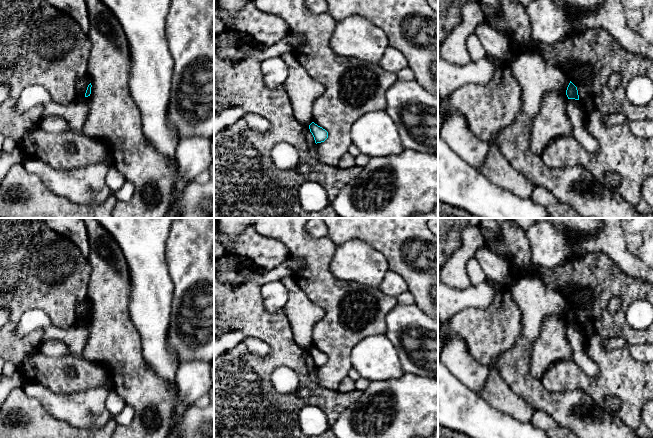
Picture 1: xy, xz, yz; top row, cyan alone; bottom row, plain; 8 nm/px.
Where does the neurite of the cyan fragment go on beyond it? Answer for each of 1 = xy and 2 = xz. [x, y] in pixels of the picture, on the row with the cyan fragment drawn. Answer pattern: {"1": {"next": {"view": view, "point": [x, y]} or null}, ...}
{"1": {"next": null}, "2": {"next": null}}

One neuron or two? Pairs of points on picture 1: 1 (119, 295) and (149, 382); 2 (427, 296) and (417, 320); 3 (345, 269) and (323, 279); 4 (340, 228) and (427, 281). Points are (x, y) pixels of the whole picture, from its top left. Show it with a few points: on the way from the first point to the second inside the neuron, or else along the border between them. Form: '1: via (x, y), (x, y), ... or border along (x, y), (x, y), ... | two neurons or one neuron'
1: via (119, 317), (119, 350), (127, 360) | one neuron
2: border along (415, 303), (427, 315) | two neurons
3: border along (333, 252), (330, 272), (337, 278), (355, 281) | two neurons
4: via (362, 228), (368, 228), (405, 266) | one neuron

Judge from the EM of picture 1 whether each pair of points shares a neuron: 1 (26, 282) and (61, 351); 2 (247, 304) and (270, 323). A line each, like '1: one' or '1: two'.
1: two
2: one

